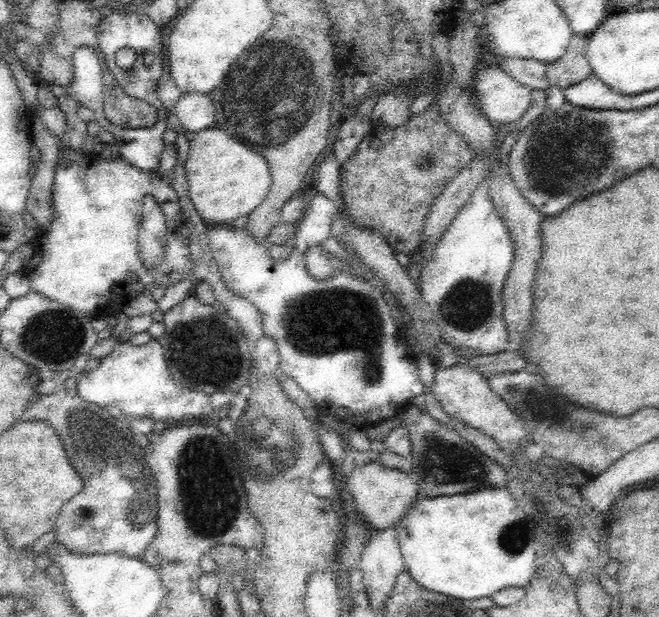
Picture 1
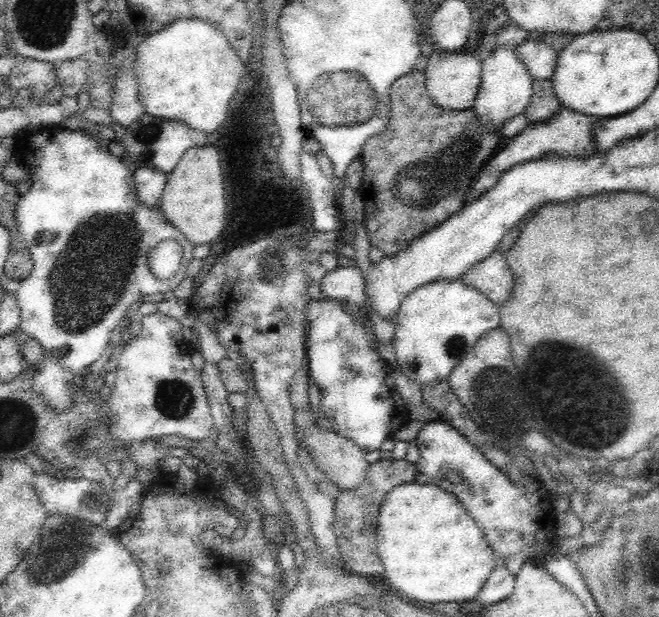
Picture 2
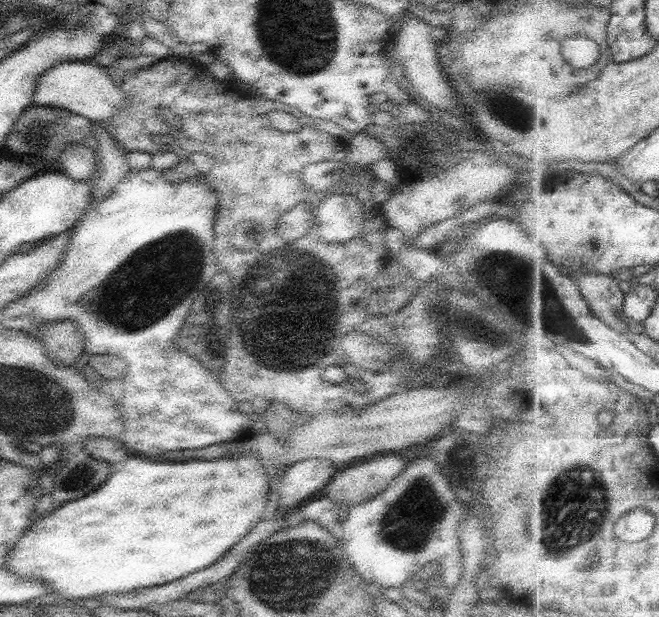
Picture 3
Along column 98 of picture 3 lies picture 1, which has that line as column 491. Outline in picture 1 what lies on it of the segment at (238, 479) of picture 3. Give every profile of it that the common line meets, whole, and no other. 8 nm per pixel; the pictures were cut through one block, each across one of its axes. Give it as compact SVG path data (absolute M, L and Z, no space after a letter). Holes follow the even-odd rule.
M486 488L486 490L478 490L478 492L466 492L466 494L454 494L451 496L436 496L432 498L419 499L410 511L395 524L397 539L401 548L401 553L404 558L405 570L424 588L448 594L448 596L456 596L462 600L474 600L474 598L486 598L490 594L496 594L502 588L520 587L526 588L532 580L536 570L536 544L538 543L535 537L536 521L531 512L525 512L524 502L519 502L513 498L507 488Z

